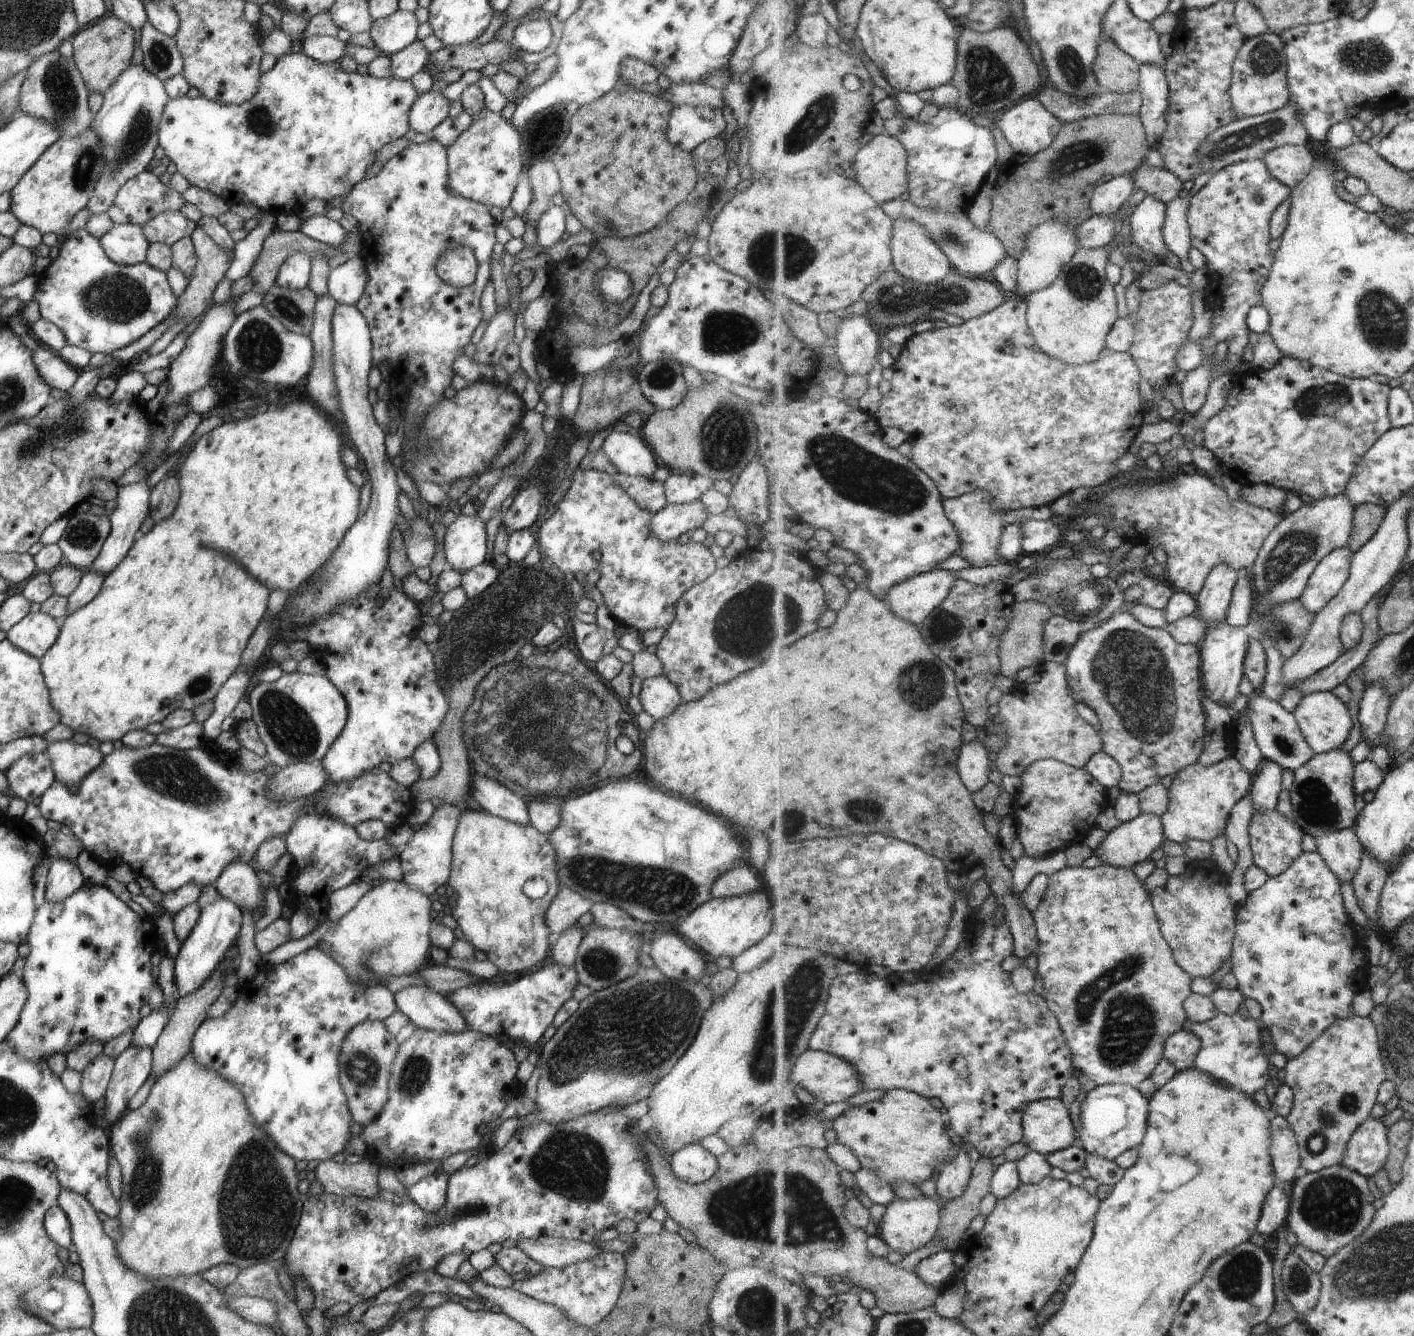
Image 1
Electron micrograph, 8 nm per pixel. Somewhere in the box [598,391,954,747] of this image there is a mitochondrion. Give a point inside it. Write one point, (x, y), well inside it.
(858, 475)

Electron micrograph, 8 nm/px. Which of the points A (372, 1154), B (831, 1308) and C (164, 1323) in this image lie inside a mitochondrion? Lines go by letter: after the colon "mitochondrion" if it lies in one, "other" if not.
A: other
B: other
C: mitochondrion

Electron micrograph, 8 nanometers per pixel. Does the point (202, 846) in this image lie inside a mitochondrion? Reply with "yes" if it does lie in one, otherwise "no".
no

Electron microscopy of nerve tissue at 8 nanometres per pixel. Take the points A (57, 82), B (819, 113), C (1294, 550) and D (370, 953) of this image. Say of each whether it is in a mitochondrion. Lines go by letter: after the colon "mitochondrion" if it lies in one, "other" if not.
A: mitochondrion
B: mitochondrion
C: mitochondrion
D: mitochondrion

